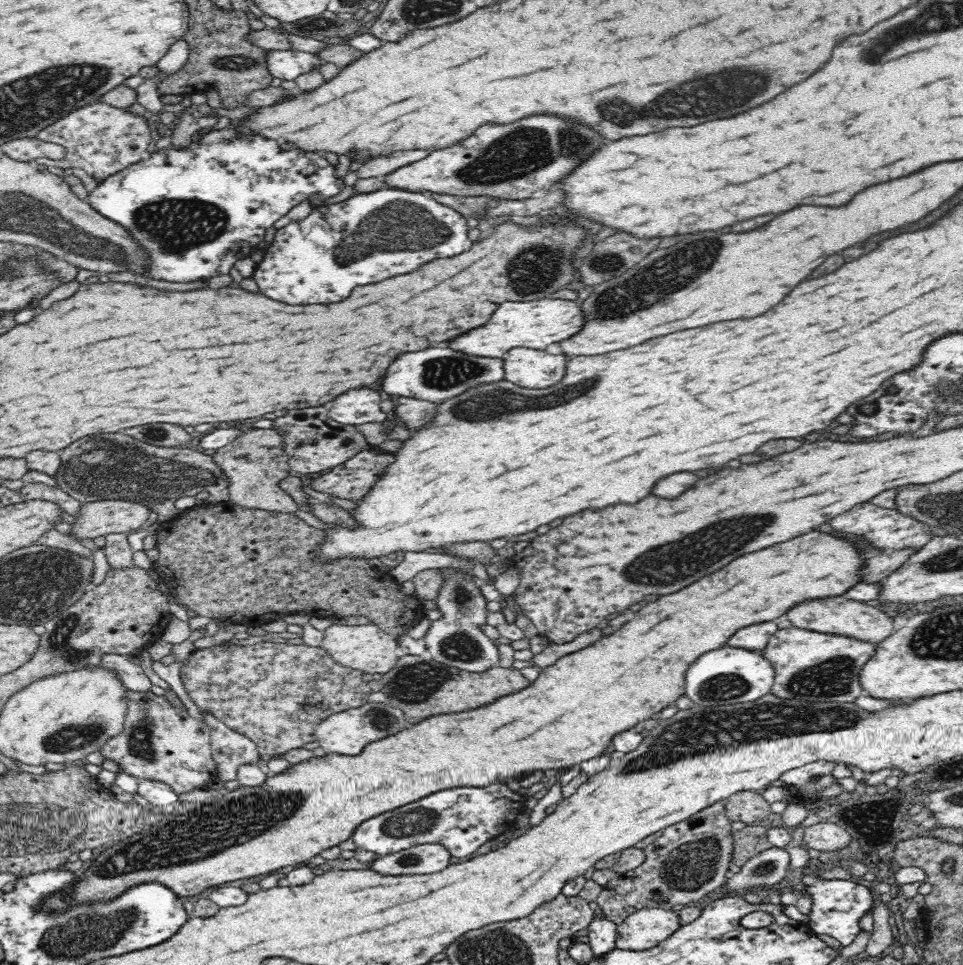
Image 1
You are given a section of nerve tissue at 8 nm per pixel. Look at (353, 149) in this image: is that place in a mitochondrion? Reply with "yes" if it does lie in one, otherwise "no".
no

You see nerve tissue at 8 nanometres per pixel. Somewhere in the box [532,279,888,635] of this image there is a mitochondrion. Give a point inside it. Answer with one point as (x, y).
(668, 564)

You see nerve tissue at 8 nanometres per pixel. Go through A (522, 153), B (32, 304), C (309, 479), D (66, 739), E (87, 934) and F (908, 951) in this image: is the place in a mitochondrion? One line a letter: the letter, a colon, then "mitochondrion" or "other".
A: mitochondrion
B: other
C: other
D: mitochondrion
E: mitochondrion
F: other

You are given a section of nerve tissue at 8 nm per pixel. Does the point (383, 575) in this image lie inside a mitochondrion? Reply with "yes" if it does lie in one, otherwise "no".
no

